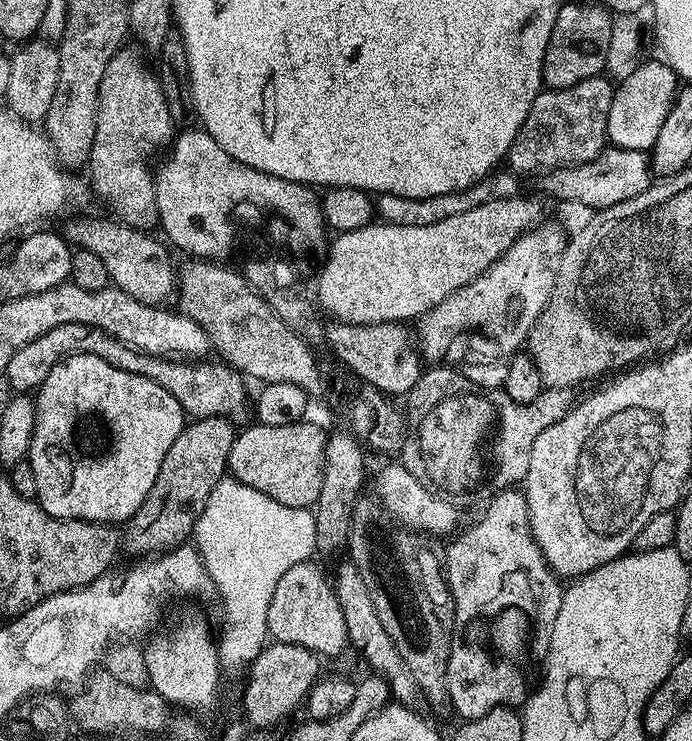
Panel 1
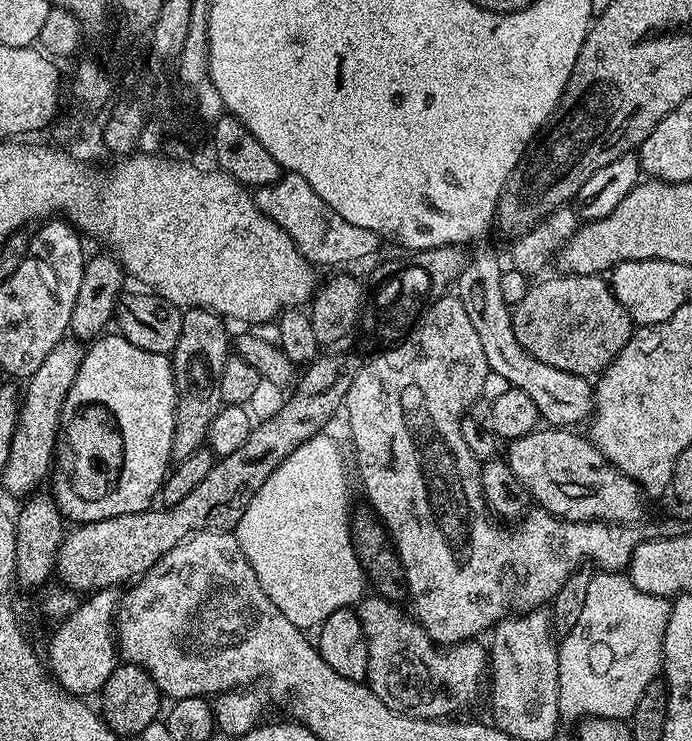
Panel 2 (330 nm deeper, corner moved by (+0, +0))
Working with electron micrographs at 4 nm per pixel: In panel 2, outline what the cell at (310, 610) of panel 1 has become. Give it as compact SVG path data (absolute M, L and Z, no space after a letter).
M379 594L365 595L358 605L358 615L362 622L364 637L368 640L368 679L369 688L386 706L408 716L420 716L423 720L437 718L452 718L457 715L459 708L464 708L476 696L480 688L480 679L485 679L486 669L490 664L490 656L480 642L453 644L447 648L438 646L426 634L419 620L408 616L400 609L401 605L395 600L388 600Z

